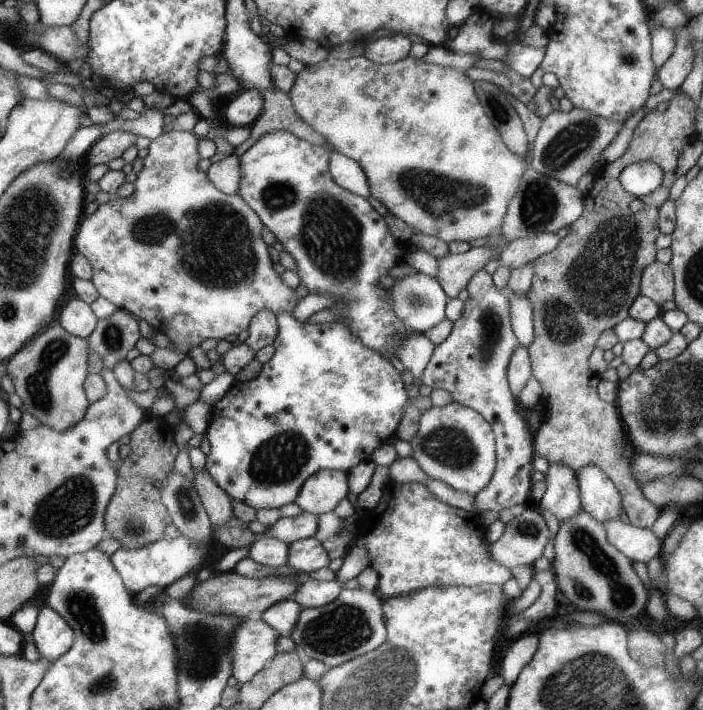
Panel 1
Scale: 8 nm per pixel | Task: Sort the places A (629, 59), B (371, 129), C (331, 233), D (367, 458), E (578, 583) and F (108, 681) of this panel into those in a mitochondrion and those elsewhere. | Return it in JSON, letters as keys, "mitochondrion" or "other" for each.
{"A":"mitochondrion","B":"other","C":"mitochondrion","D":"other","E":"mitochondrion","F":"mitochondrion"}

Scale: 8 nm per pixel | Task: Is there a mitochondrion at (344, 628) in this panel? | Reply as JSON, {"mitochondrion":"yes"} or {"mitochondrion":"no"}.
{"mitochondrion":"yes"}

